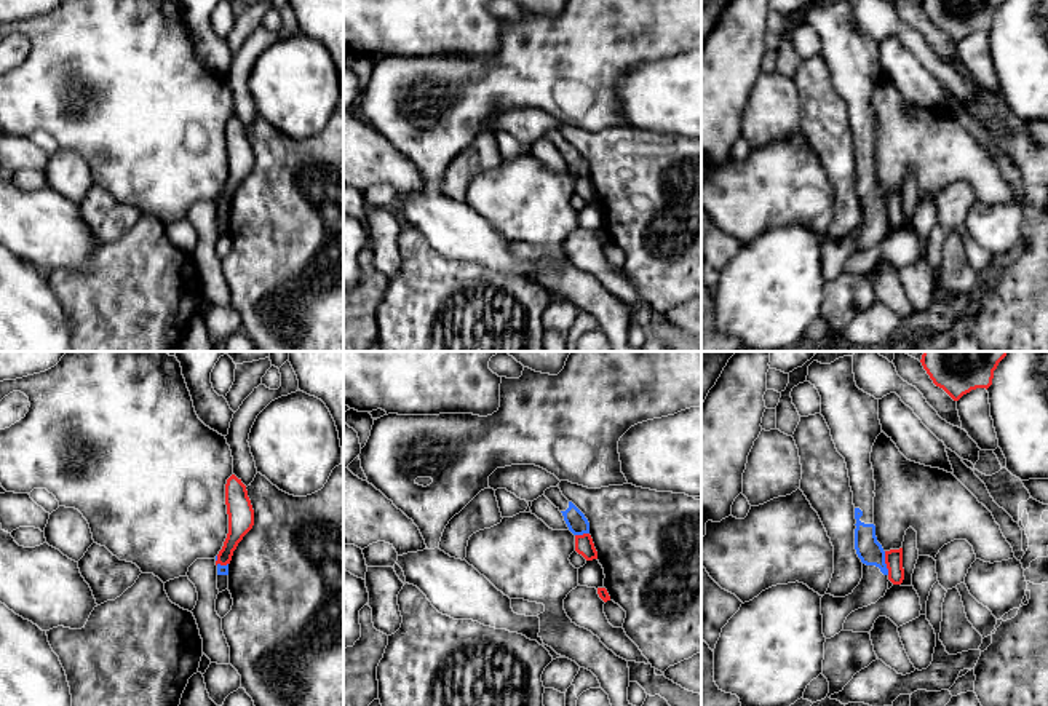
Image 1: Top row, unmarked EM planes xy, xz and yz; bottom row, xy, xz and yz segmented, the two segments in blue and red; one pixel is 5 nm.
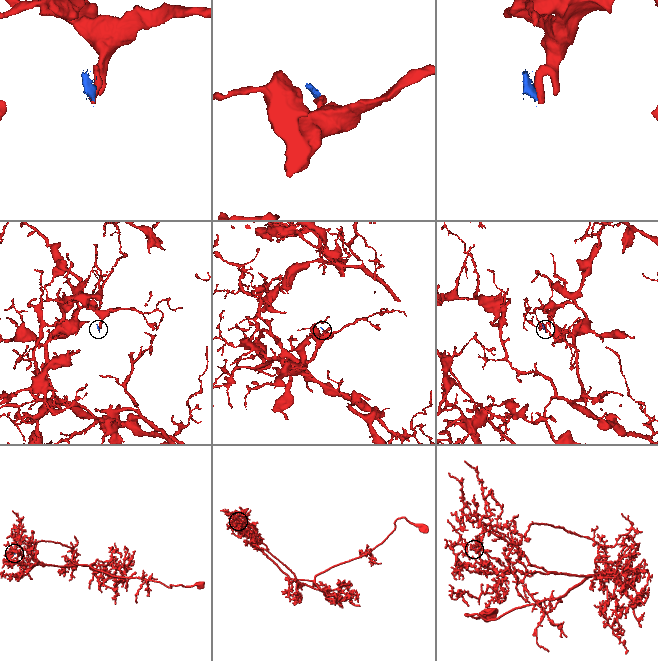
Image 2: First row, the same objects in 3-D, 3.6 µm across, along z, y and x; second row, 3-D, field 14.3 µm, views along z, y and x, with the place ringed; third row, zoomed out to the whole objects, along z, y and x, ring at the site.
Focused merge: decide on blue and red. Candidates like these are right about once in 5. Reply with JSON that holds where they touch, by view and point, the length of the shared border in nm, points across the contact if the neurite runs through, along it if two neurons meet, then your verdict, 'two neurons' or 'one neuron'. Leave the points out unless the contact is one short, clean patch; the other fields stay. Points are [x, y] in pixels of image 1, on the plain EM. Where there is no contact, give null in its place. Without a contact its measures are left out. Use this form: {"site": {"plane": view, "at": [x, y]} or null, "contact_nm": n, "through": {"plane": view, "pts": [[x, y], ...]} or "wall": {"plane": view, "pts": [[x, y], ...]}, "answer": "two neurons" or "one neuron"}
{"site": {"plane": "yz", "at": [884, 205]}, "contact_nm": 120, "answer": "two neurons"}

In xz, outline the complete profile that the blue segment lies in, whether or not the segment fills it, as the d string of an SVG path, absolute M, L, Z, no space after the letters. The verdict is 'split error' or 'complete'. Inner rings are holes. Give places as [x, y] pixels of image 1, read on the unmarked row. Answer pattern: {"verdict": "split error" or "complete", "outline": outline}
{"verdict": "split error", "outline": "M558 128L546 131L543 137L562 155L564 163L574 177L590 176L588 161L572 144L562 137Z"}

